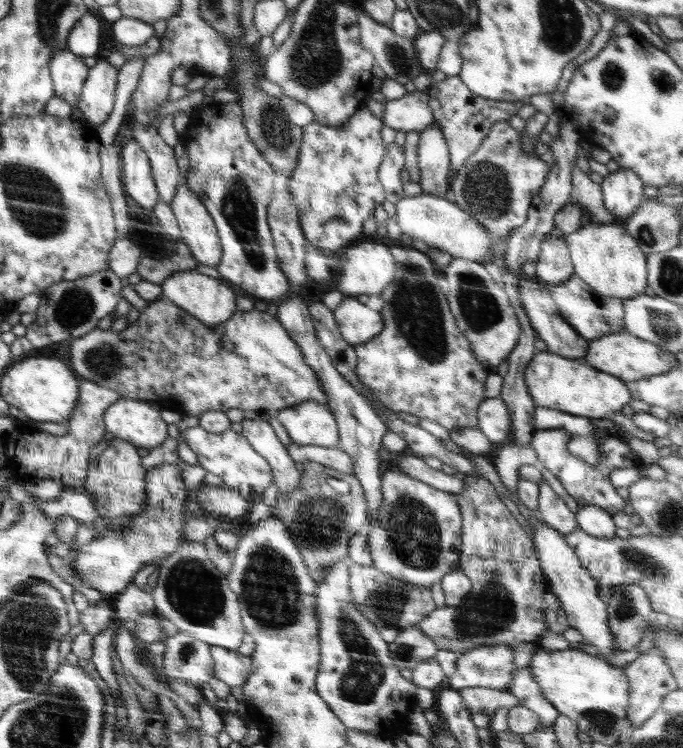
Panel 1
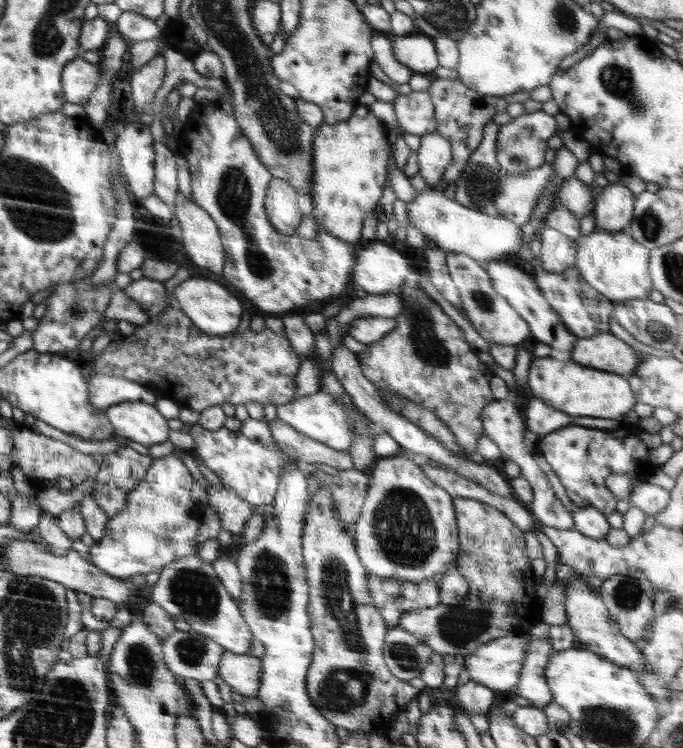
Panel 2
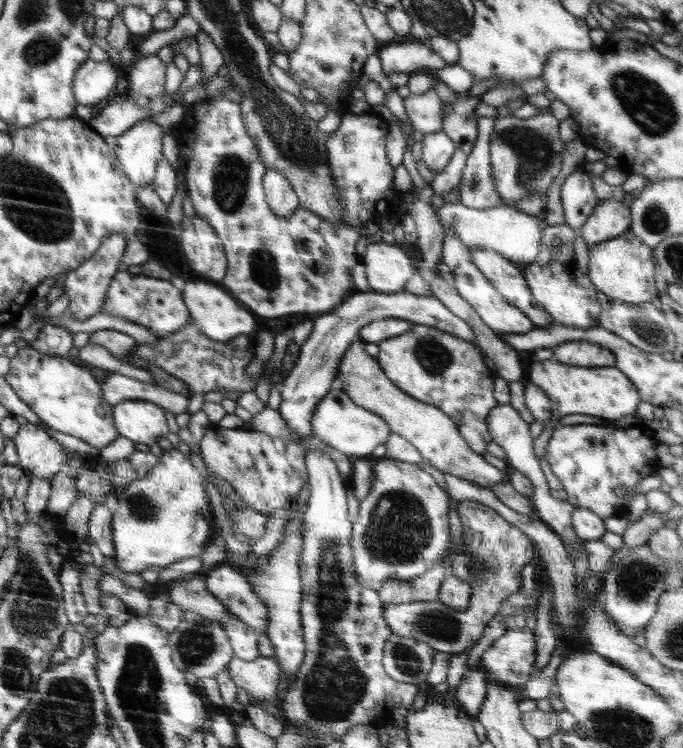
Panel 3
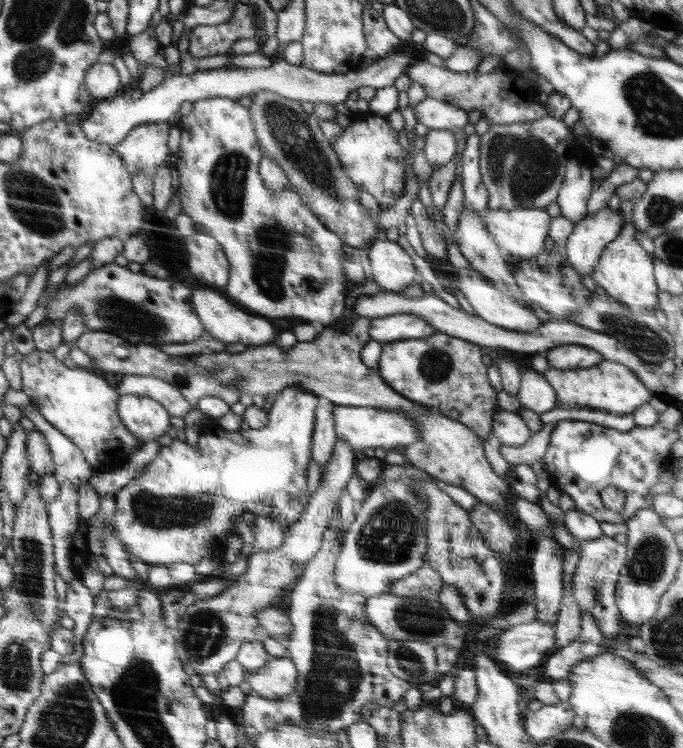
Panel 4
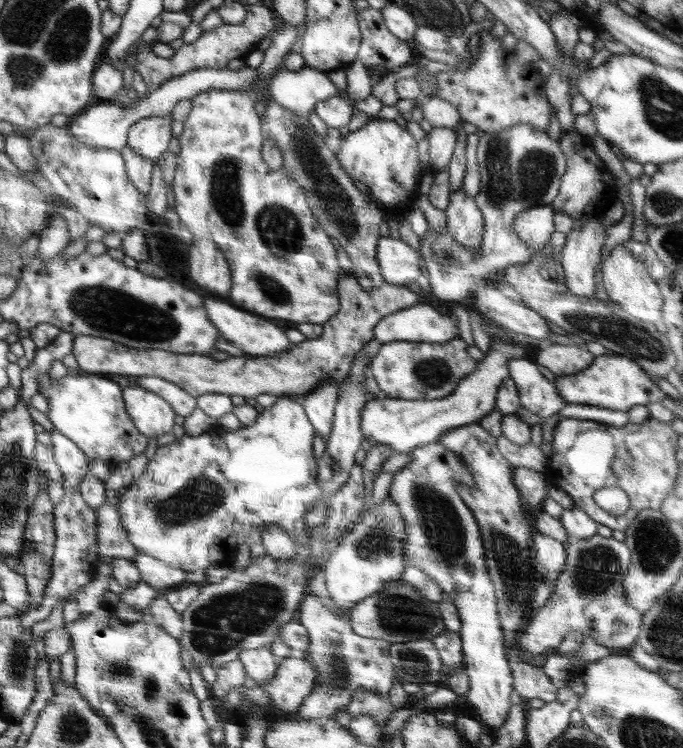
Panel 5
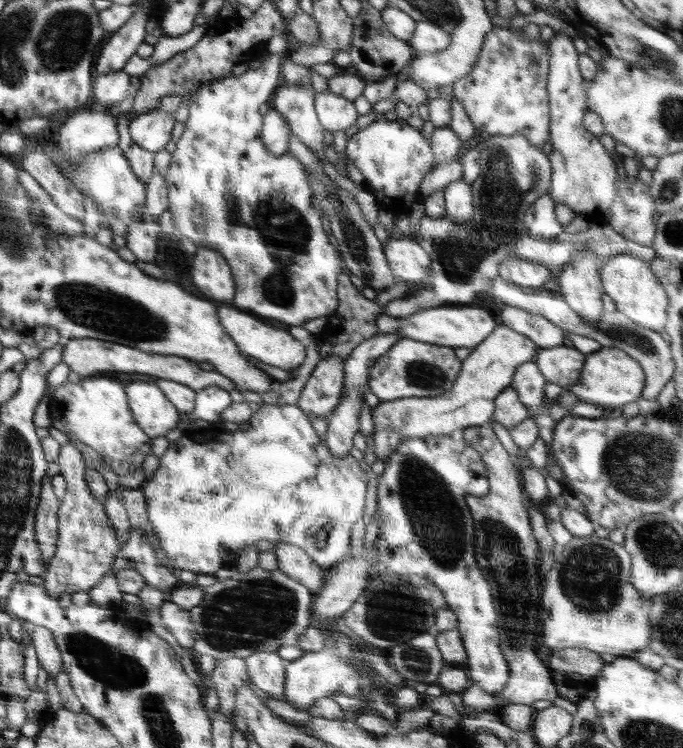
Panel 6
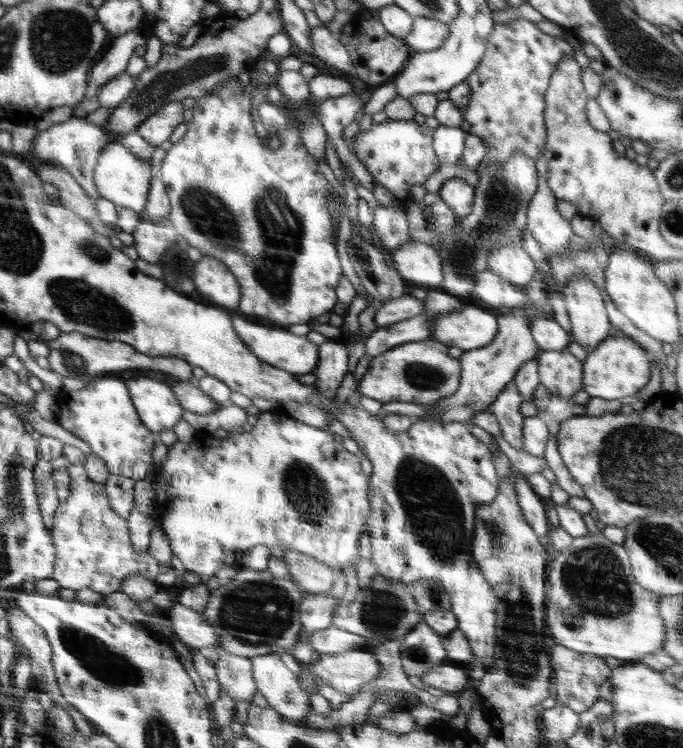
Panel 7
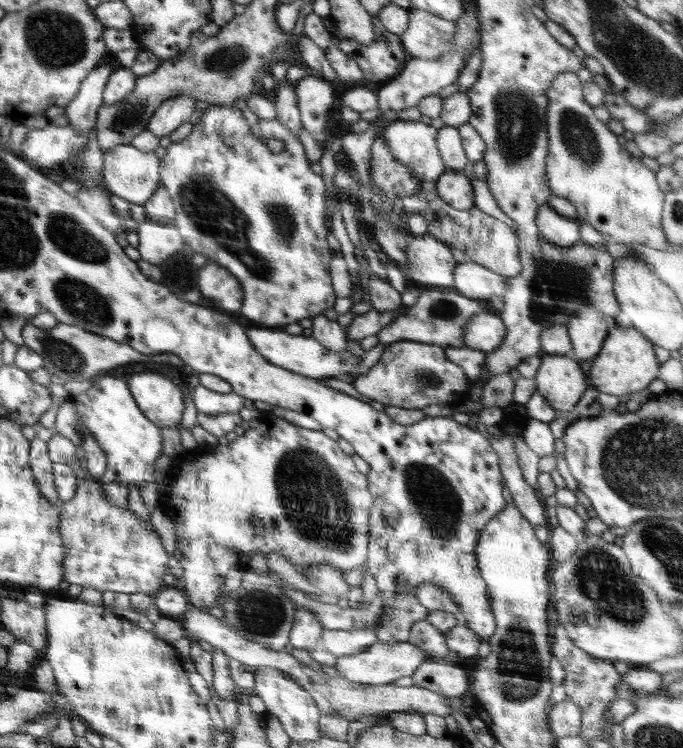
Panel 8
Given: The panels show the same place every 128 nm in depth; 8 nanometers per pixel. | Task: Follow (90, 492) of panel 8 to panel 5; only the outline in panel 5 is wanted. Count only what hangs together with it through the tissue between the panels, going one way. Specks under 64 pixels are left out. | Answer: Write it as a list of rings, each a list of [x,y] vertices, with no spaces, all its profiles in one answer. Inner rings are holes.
[[[56,429],[49,433],[52,443],[53,457],[59,469],[62,471],[63,497],[58,504],[55,504],[55,551],[52,558],[52,576],[46,590],[44,590],[44,600],[38,610],[29,612],[28,616],[22,616],[24,627],[32,627],[35,623],[47,619],[53,609],[58,605],[58,601],[73,598],[78,589],[92,582],[100,565],[100,556],[97,543],[96,511],[90,508],[82,498],[79,484],[90,472],[88,469],[89,458],[82,452],[82,449],[64,436]]]

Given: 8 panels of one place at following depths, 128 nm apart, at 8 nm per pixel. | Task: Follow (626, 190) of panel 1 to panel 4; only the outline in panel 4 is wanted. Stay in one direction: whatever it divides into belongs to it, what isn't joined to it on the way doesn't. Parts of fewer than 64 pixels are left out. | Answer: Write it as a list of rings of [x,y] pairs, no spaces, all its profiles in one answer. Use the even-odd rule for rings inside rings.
[[[606,208],[594,215],[588,215],[581,223],[576,223],[574,232],[565,244],[566,260],[580,275],[593,274],[605,246],[612,242],[624,228],[622,210]]]

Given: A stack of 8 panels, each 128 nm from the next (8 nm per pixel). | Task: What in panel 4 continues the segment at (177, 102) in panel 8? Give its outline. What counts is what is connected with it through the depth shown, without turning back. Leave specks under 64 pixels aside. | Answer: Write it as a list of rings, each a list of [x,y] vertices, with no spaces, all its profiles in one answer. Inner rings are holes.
[[[168,121],[136,126],[116,145],[114,152],[119,154],[131,173],[142,171],[152,175],[167,161],[170,129]]]

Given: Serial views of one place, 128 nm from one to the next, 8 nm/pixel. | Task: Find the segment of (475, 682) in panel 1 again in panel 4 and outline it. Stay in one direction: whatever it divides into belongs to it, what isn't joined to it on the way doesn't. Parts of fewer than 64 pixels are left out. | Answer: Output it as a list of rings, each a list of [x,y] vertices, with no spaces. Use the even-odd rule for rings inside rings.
[[[534,620],[506,630],[494,644],[496,661],[506,670],[519,675],[539,666],[555,645],[555,626]]]

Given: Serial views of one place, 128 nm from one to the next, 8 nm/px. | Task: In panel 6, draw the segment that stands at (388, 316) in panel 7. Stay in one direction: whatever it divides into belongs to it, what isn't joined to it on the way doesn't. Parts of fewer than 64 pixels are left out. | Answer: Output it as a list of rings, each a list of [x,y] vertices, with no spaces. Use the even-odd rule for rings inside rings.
[[[490,135],[485,142],[485,148],[480,151],[479,175],[471,182],[474,191],[475,219],[470,224],[456,224],[447,217],[434,219],[424,216],[416,231],[416,242],[426,251],[431,260],[431,276],[434,277],[433,289],[427,290],[417,286],[417,292],[390,301],[385,308],[385,314],[392,318],[410,316],[421,308],[441,307],[446,304],[468,305],[476,298],[476,294],[491,287],[491,280],[499,275],[499,266],[506,259],[528,260],[541,263],[546,268],[561,271],[579,250],[594,252],[601,260],[607,261],[611,256],[629,254],[641,258],[650,264],[656,258],[657,252],[650,246],[642,246],[617,234],[607,221],[597,220],[584,232],[577,234],[561,233],[557,239],[545,241],[528,236],[523,219],[528,207],[542,195],[549,194],[552,165],[542,148],[532,146],[524,135],[511,136]]]

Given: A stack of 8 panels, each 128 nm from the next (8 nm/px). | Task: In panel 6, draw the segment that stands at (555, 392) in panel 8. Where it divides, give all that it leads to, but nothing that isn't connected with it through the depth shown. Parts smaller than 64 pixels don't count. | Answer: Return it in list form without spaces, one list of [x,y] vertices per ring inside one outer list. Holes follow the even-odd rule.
[[[565,344],[552,348],[539,348],[534,356],[534,362],[544,378],[565,389],[577,384],[586,360],[587,355]]]

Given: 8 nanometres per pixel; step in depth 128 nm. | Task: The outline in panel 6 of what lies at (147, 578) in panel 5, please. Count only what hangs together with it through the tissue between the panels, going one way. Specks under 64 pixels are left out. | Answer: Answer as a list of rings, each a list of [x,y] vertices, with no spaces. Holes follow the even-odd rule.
[[[134,527],[129,530],[128,540],[123,544],[118,555],[114,557],[112,569],[106,573],[106,581],[101,581],[96,587],[88,591],[90,603],[107,606],[112,602],[121,602],[121,591],[118,589],[114,578],[116,572],[127,569],[134,570],[140,574],[144,582],[146,582],[146,585],[156,588],[158,591],[164,593],[166,597],[173,592],[174,588],[180,585],[178,574],[173,574],[174,570],[172,570],[172,568],[166,567],[166,564],[161,563],[161,561],[157,559],[151,544],[146,541],[145,532],[142,529]]]

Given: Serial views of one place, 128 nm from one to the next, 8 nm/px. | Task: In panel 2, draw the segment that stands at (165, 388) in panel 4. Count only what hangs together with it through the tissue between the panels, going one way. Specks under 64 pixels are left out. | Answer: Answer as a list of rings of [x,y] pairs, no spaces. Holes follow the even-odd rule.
[[[91,374],[88,384],[91,385],[91,405],[103,411],[124,401],[144,401],[154,405],[158,398],[143,384],[128,379]]]

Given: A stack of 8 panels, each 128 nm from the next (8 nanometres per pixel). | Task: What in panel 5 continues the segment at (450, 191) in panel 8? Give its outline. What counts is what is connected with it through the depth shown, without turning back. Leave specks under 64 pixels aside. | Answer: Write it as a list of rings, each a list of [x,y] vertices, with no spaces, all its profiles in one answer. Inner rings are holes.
[[[458,189],[457,192],[451,192],[445,208],[450,236],[469,249],[477,249],[484,237],[485,219],[479,207],[474,197]]]

